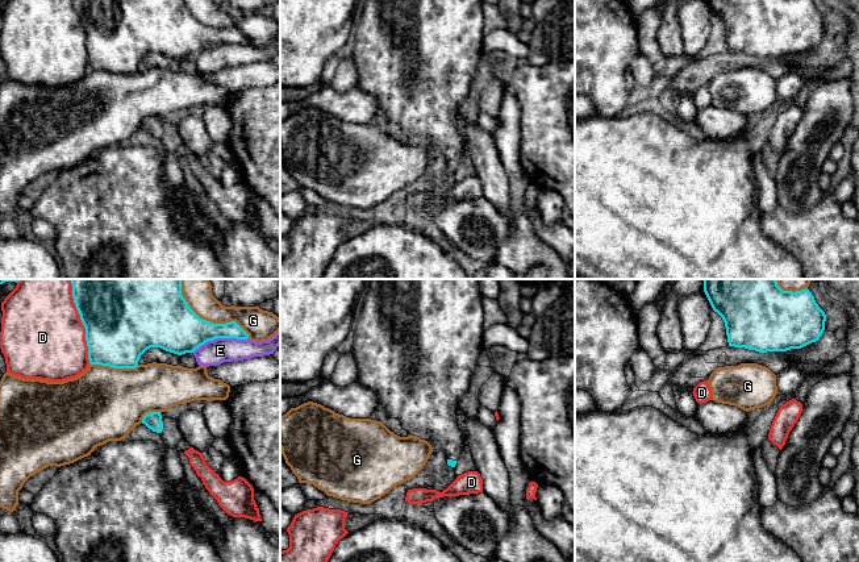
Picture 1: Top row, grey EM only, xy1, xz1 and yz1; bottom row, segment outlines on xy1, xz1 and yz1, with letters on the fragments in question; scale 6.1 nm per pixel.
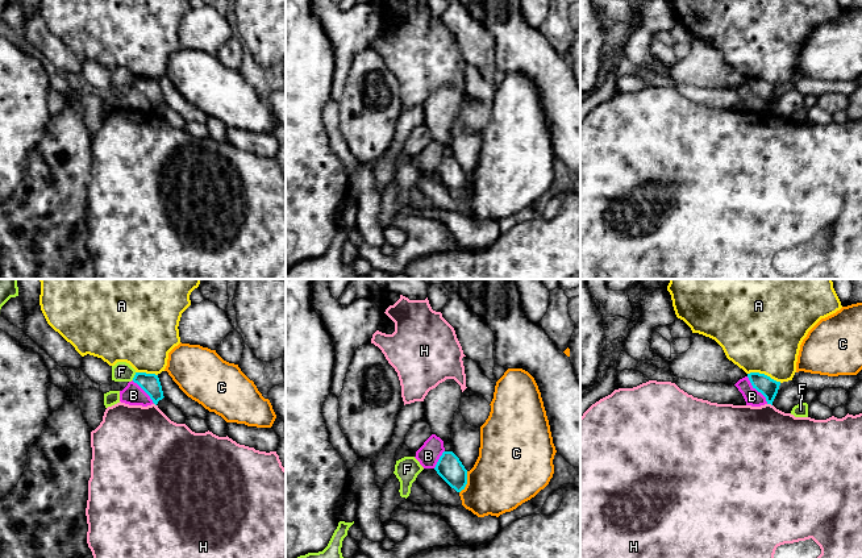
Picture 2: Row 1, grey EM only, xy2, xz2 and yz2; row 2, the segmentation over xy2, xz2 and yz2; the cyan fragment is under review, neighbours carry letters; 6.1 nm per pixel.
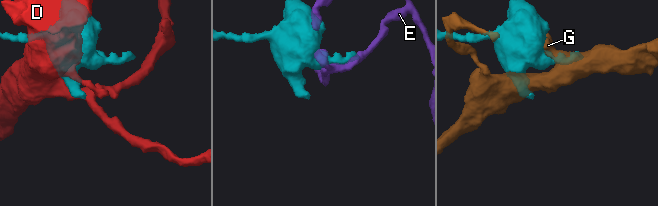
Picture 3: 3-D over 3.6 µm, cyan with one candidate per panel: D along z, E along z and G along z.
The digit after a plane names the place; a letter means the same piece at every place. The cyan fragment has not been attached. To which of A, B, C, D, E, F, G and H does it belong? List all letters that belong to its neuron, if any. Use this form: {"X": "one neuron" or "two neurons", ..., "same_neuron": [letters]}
{"A": "two neurons", "B": "two neurons", "C": "two neurons", "D": "two neurons", "E": "two neurons", "F": "two neurons", "G": "two neurons", "H": "two neurons", "same_neuron": []}

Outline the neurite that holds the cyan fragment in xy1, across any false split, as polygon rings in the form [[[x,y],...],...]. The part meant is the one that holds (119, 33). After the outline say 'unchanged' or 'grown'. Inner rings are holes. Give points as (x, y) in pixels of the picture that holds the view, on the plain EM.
[[[72,0],[72,3],[86,33],[91,70],[135,74],[141,61],[150,53],[182,61],[193,58],[216,43],[249,43],[235,26],[213,29],[200,24],[183,0]]]; unchanged

